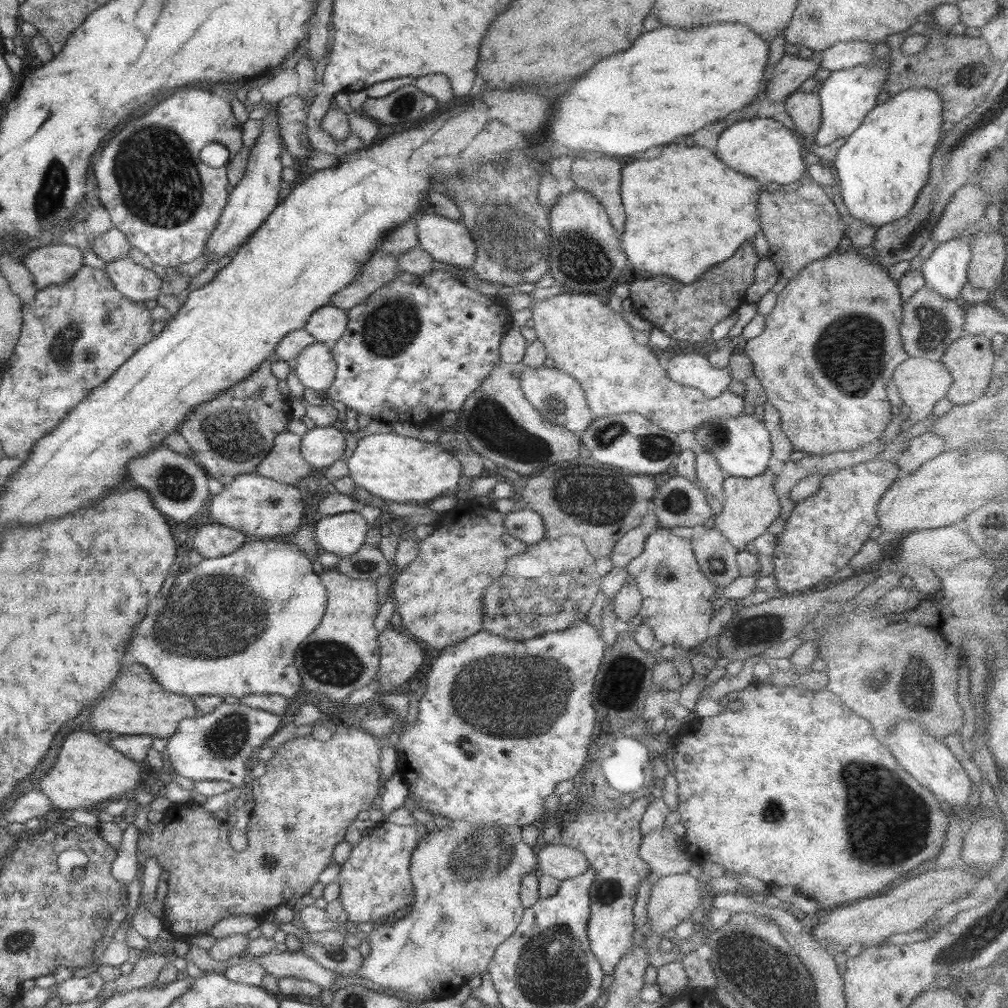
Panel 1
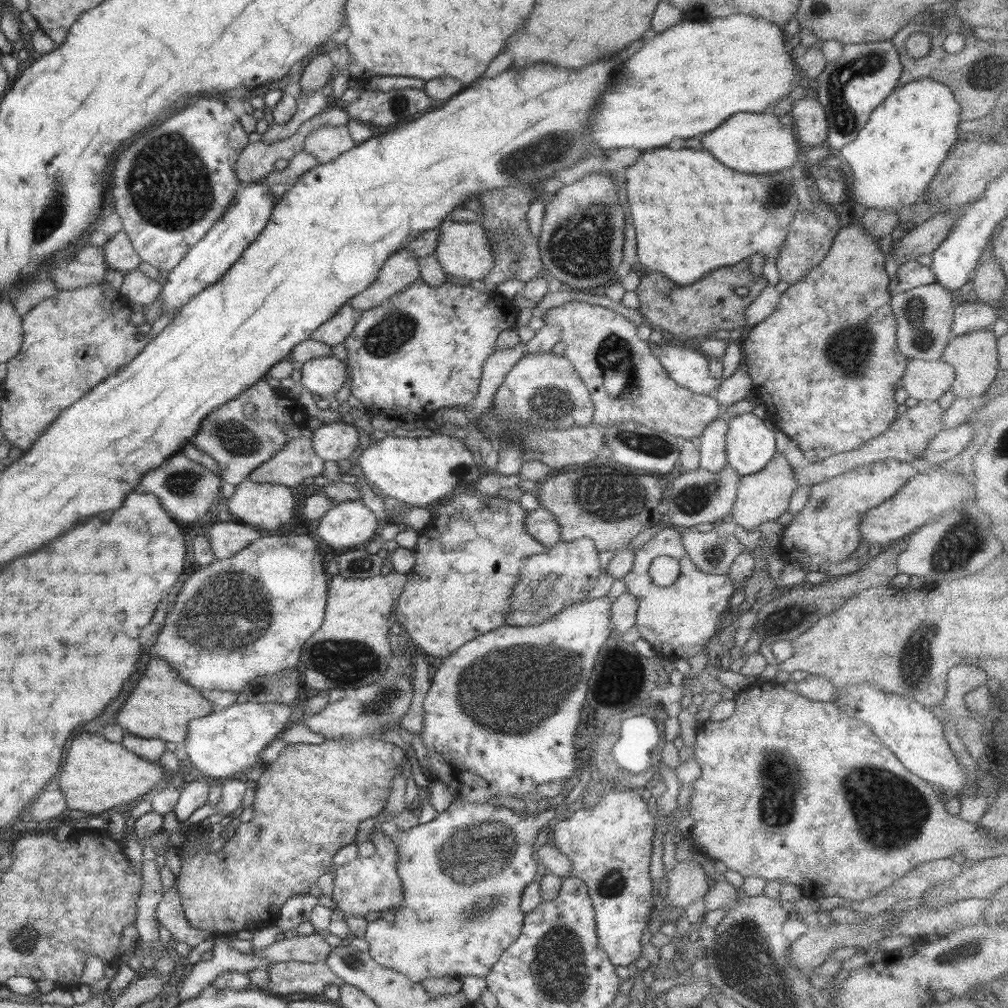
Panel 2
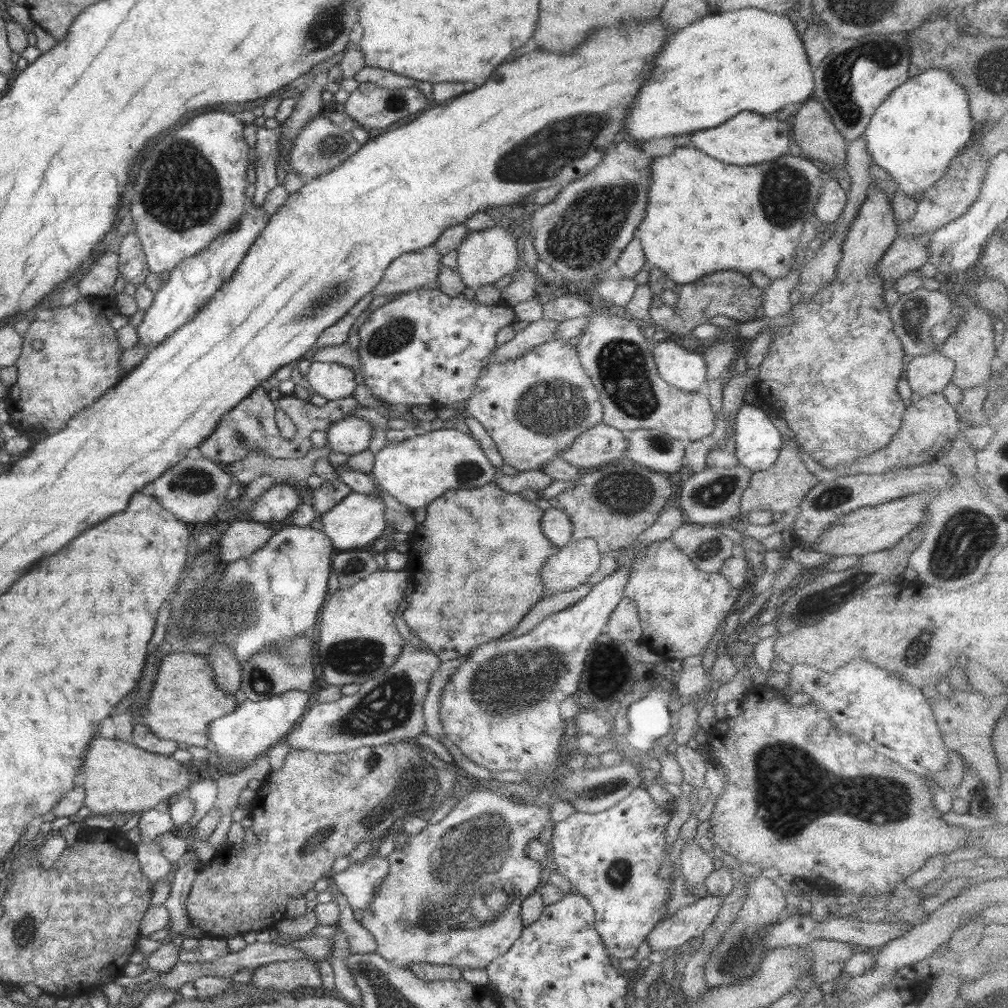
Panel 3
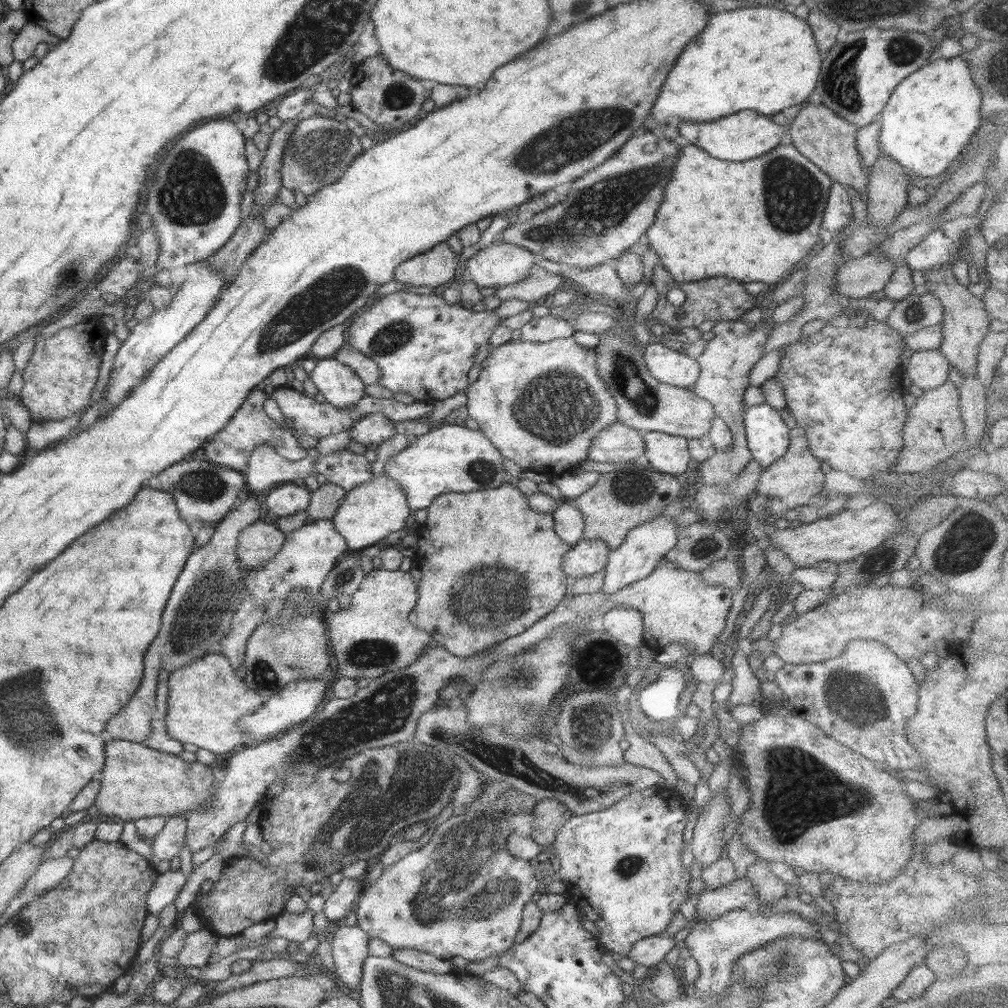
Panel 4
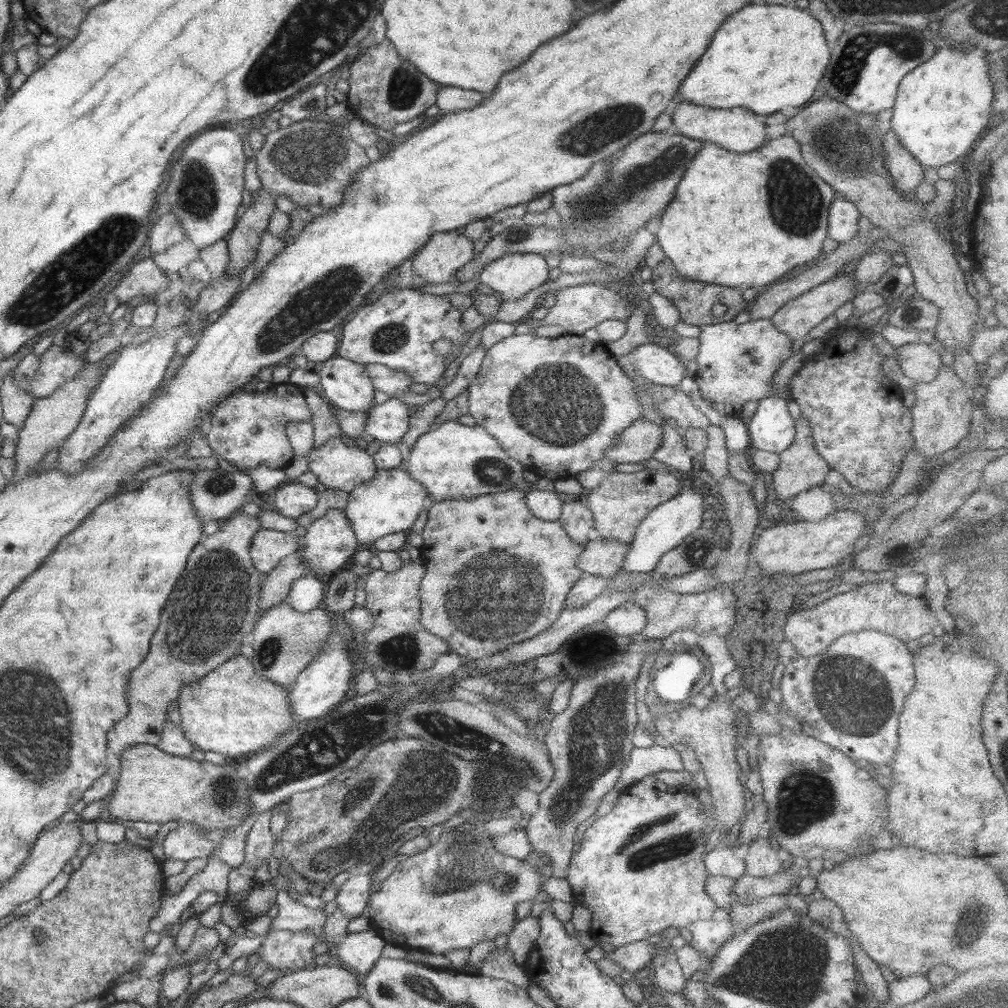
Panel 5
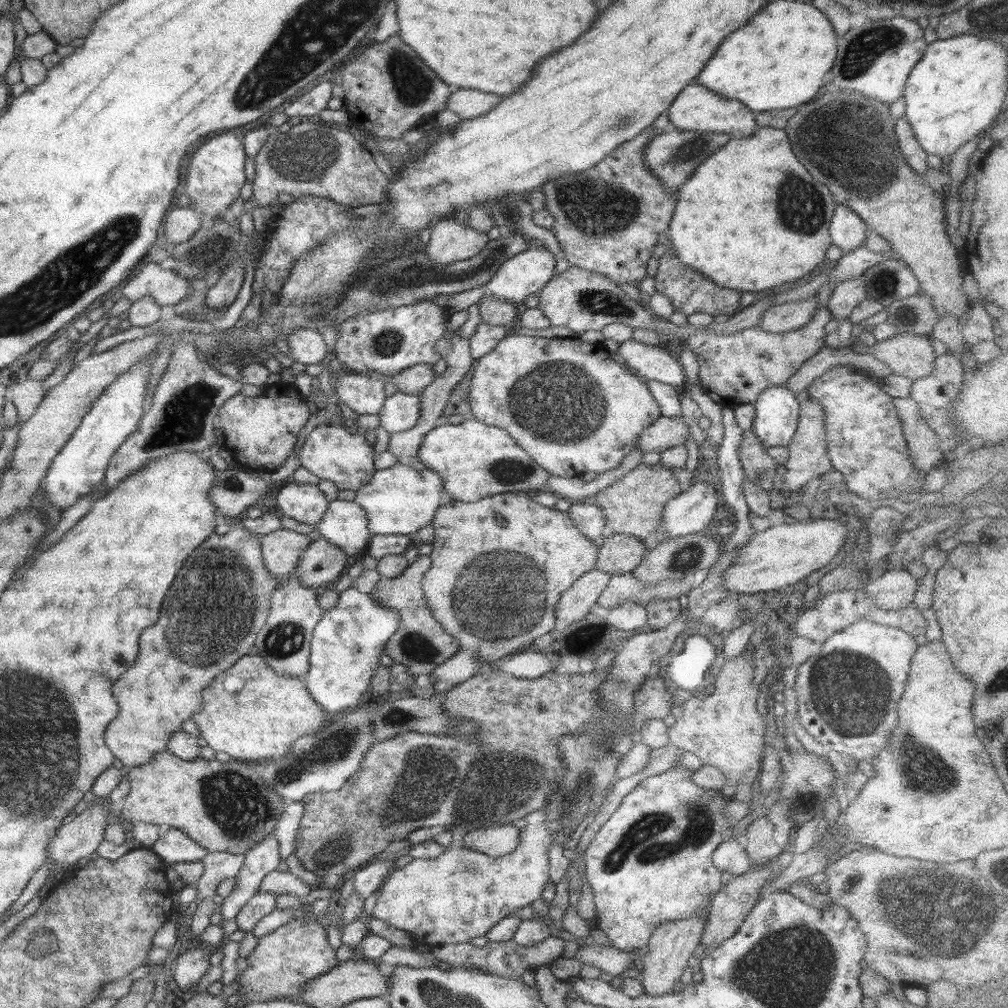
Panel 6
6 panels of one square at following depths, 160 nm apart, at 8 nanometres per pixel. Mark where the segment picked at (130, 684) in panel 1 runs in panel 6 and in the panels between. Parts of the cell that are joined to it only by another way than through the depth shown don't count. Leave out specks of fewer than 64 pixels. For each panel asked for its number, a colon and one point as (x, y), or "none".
2: (161, 705)
3: (185, 699)
4: (206, 697)
5: (233, 710)
6: (249, 711)

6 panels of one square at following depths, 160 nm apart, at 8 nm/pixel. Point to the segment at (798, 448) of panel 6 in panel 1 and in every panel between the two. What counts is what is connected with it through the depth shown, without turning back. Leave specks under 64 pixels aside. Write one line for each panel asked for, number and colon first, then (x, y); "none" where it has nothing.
1: (750, 505)
2: (764, 496)
3: (781, 488)
4: (792, 480)
5: (800, 468)

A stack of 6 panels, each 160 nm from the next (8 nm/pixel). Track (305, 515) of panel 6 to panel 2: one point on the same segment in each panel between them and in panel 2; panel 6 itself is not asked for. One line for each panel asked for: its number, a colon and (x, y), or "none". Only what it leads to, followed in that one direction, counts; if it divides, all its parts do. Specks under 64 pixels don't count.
2: (266, 506)
3: (281, 500)
4: (287, 499)
5: (294, 499)

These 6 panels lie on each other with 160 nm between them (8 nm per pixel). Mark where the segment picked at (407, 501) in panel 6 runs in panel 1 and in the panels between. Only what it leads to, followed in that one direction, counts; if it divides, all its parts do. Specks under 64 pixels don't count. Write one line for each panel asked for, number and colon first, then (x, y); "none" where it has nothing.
1: (343, 534)
2: (349, 525)
3: (358, 520)
4: (369, 512)
5: (391, 502)

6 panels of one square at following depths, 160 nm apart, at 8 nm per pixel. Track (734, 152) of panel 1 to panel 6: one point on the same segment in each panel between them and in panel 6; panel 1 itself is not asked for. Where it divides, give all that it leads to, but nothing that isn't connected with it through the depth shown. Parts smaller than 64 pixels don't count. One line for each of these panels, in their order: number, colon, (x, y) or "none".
2: (760, 143)
3: (749, 138)
4: (747, 134)
5: (739, 130)
6: (696, 108)

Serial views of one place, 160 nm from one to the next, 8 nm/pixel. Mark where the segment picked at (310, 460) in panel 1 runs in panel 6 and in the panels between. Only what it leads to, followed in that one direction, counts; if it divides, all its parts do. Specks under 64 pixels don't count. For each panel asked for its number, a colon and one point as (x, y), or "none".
2: (336, 441)
3: (351, 435)
4: (375, 428)
5: (387, 423)
6: (400, 412)

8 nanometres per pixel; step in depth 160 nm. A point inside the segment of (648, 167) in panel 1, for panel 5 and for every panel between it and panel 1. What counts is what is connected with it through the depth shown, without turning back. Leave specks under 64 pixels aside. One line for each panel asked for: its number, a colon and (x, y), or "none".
2: (693, 215)
3: (704, 216)
4: (709, 225)
5: (731, 222)

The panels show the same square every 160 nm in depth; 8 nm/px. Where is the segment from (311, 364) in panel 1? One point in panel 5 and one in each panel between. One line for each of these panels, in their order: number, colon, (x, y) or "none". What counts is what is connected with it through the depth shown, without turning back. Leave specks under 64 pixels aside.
2: (323, 377)
3: (332, 381)
4: (340, 387)
5: (347, 386)

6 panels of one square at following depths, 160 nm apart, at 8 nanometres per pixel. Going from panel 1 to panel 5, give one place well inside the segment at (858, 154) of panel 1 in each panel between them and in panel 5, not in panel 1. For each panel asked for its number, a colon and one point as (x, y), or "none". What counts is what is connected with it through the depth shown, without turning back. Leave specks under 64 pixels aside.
2: (895, 156)
3: (914, 134)
4: (930, 119)
5: (941, 107)

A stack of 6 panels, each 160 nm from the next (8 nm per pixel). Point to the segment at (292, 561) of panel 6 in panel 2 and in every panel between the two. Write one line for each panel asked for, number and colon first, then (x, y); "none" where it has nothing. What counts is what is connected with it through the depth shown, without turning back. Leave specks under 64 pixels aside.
2: (227, 538)
3: (242, 538)
4: (258, 543)
5: (268, 547)

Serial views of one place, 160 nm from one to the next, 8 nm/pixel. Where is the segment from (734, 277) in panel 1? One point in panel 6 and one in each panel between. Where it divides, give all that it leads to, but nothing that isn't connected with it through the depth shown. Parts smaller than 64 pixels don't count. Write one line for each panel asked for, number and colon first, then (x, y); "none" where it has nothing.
2: (718, 301)
3: (730, 293)
4: (719, 299)
5: (693, 299)
6: (689, 291)

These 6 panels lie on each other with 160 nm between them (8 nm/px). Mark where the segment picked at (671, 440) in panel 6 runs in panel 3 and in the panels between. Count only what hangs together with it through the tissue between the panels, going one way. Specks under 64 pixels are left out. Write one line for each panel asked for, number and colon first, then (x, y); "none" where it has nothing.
3: (601, 444)
4: (617, 443)
5: (638, 443)

